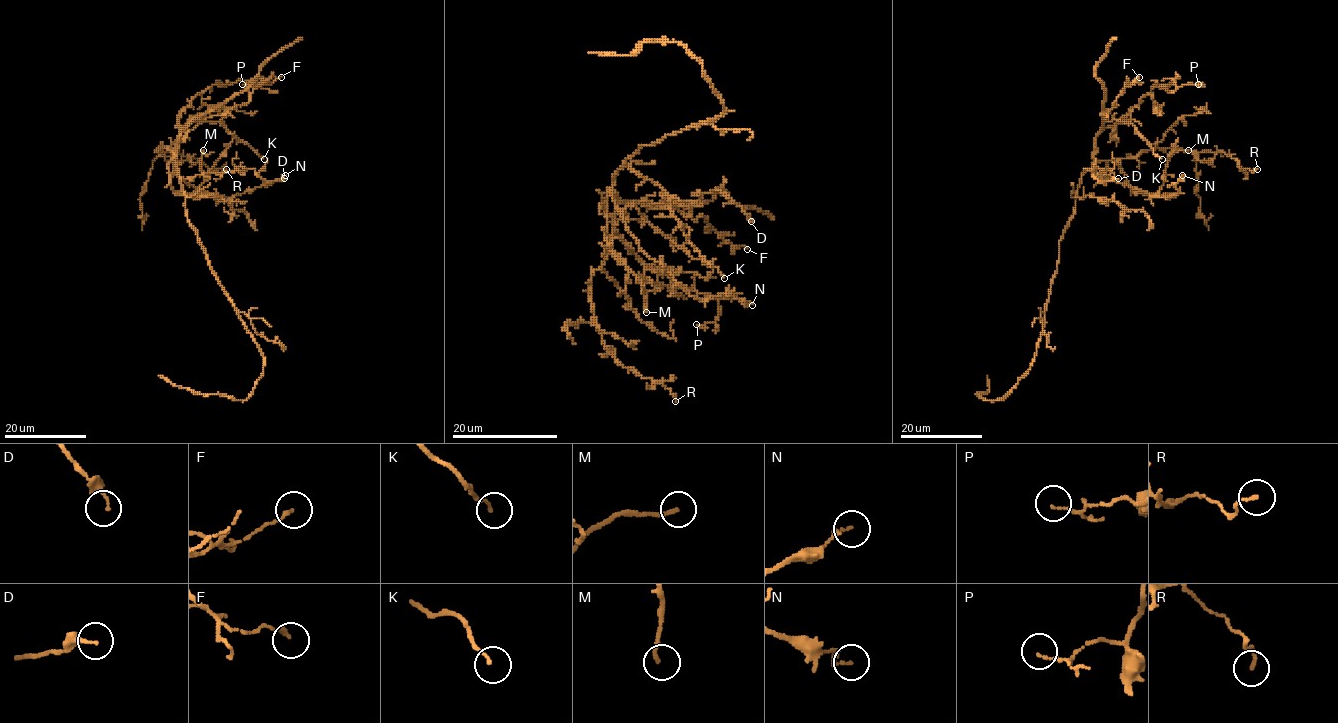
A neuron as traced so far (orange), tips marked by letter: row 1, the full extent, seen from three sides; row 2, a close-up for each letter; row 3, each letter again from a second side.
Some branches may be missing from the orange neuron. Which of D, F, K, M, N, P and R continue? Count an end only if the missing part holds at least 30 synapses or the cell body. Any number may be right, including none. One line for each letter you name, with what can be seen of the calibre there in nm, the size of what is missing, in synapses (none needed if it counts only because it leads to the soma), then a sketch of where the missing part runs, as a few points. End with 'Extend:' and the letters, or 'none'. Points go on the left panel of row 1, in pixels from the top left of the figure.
Extend: none

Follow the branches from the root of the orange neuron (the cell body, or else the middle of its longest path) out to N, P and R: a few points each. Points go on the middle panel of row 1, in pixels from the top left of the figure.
N: (642, 146), (616, 174), (612, 184), (612, 197), (626, 229), (691, 295), (708, 299), (731, 294), (752, 305)
P: (642, 146), (613, 179), (613, 232), (678, 286), (717, 301), (717, 318), (696, 324)
R: (642, 146), (608, 192), (608, 256), (592, 275), (589, 295), (604, 346), (625, 367), (661, 383), (675, 401)

